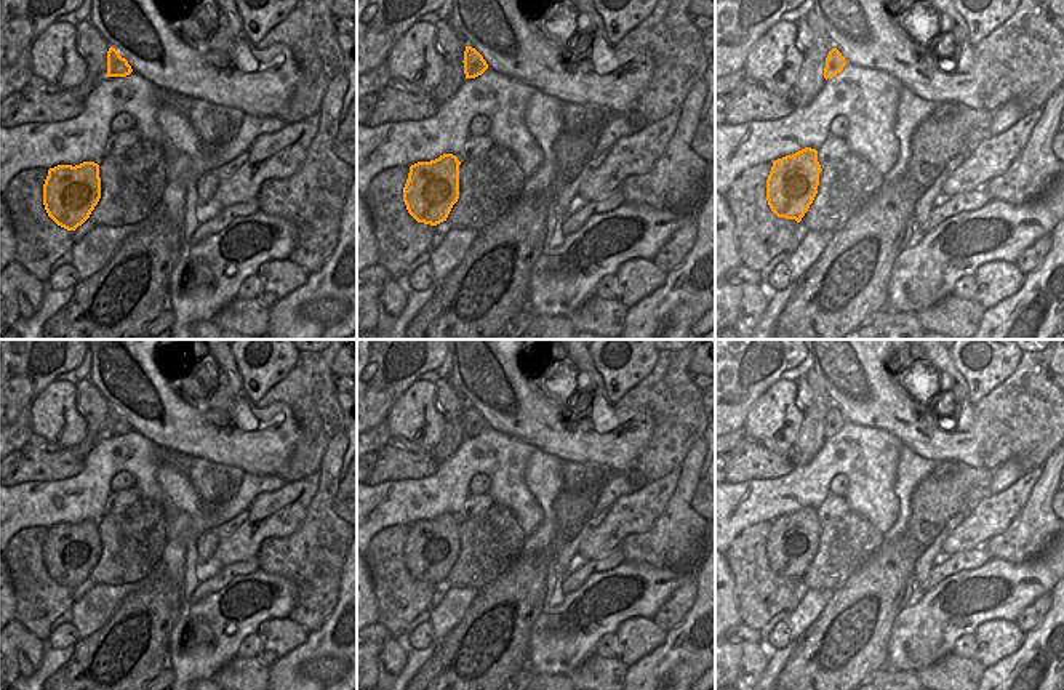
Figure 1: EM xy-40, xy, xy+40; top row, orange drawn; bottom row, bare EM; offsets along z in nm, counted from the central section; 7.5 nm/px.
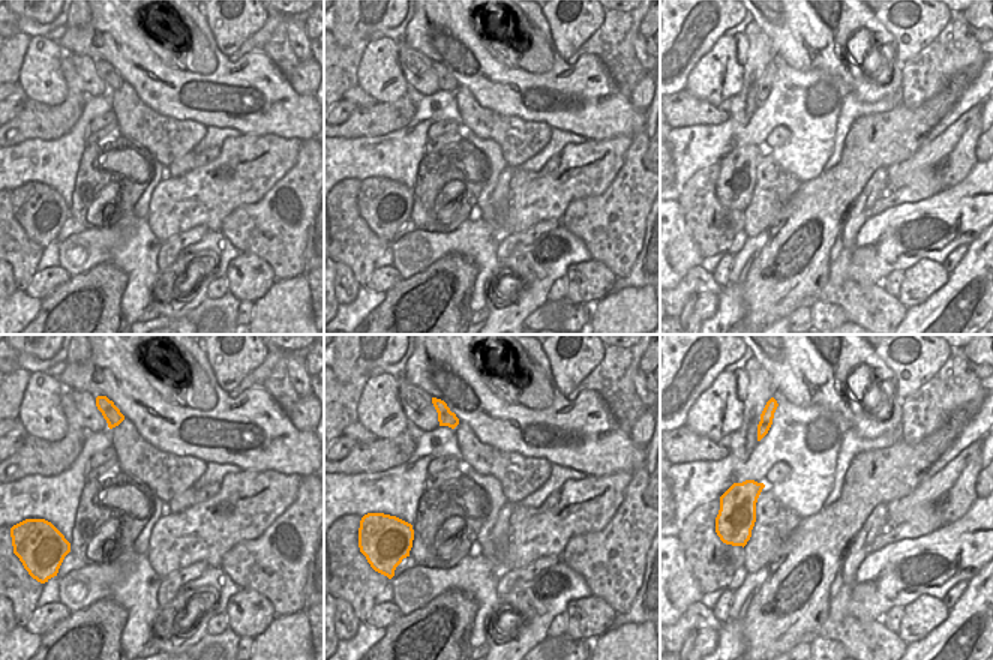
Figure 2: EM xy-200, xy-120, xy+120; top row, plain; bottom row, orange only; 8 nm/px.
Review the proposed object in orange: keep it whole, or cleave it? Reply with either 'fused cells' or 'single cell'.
fused cells

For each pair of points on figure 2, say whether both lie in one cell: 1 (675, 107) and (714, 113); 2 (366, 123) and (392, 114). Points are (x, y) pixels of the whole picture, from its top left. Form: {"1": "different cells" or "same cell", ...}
{"1": "same cell", "2": "same cell"}

